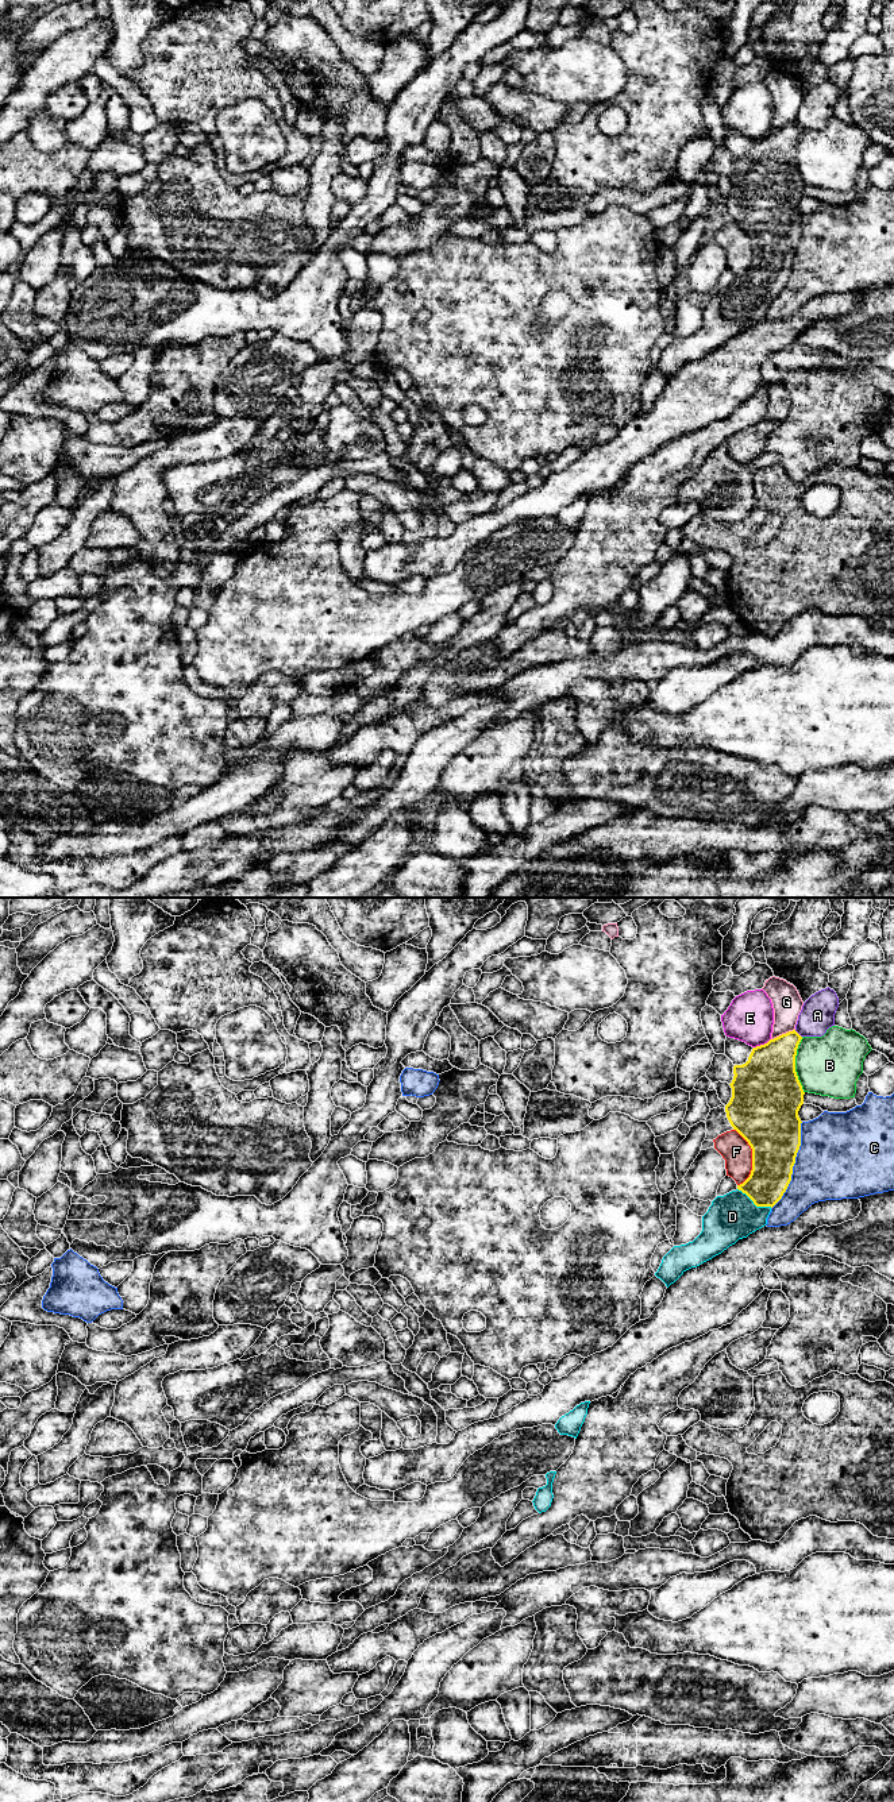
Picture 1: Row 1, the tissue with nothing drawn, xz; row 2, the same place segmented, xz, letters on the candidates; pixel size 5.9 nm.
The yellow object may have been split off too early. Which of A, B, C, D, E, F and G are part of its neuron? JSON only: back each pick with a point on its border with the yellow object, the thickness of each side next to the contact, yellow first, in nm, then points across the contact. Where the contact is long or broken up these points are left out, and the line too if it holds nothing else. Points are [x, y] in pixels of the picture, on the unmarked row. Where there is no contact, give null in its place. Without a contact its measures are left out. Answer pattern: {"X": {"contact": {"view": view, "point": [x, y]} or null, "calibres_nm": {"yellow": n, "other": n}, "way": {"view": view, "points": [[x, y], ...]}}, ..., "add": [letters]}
{"D": {"contact": {"view": "xz", "point": [755, 297]}, "calibres_nm": {"yellow": 240, "other": 280}, "way": {"view": "xz", "points": [[771, 265], [755, 290], [755, 297], [732, 309]]}}, "add": ["D"]}

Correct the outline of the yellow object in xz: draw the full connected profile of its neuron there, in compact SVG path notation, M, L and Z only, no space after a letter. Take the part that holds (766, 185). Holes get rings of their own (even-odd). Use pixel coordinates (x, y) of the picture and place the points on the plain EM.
M789 124L767 136L752 142L748 154L743 158L733 159L733 173L729 177L732 181L732 190L725 198L727 211L733 220L752 242L752 263L750 270L736 283L724 289L717 289L708 305L702 309L702 324L693 333L686 337L674 339L662 352L662 356L655 366L666 379L674 377L686 363L697 360L701 356L721 347L739 332L747 331L750 327L764 320L771 301L782 292L786 285L793 267L795 250L801 239L801 212L798 204L804 197L804 182L795 165L795 148L802 130L795 124Z

